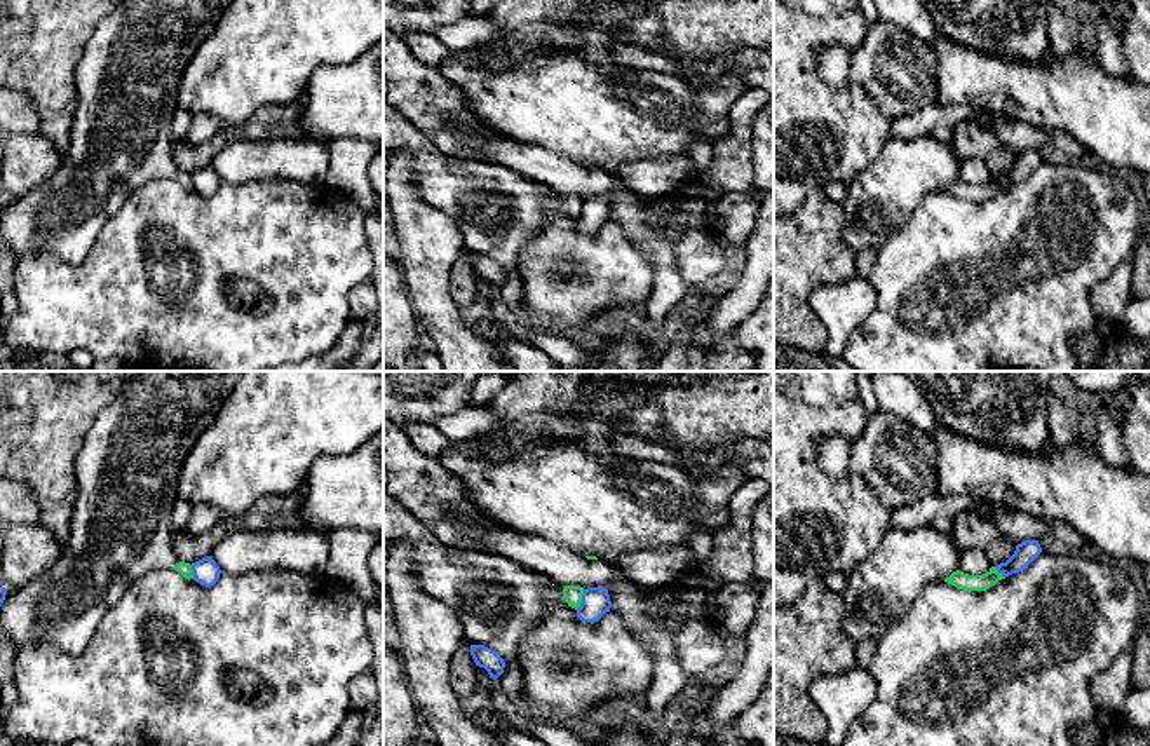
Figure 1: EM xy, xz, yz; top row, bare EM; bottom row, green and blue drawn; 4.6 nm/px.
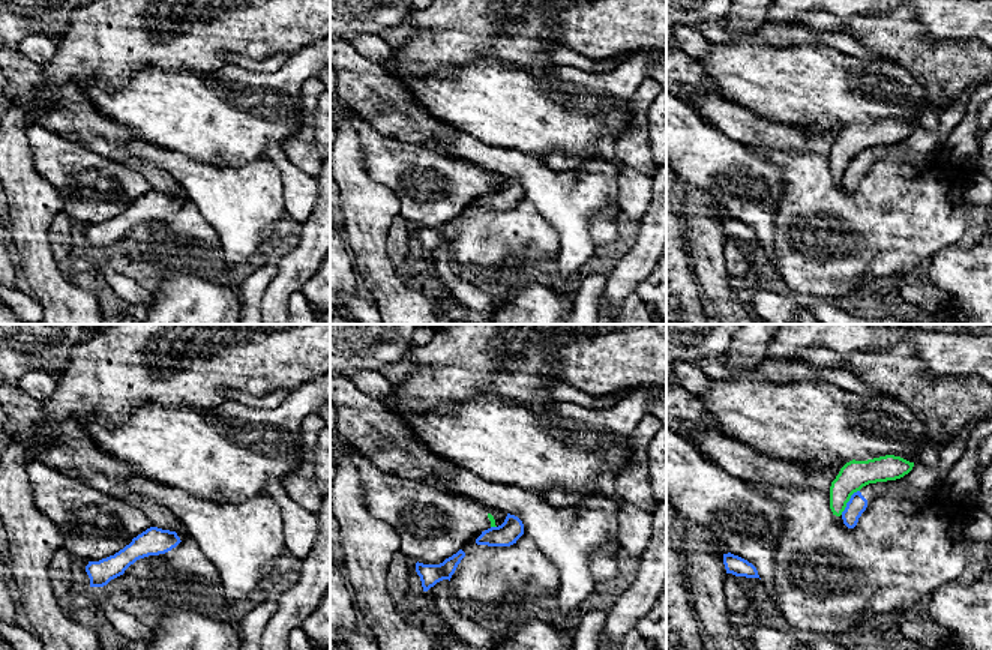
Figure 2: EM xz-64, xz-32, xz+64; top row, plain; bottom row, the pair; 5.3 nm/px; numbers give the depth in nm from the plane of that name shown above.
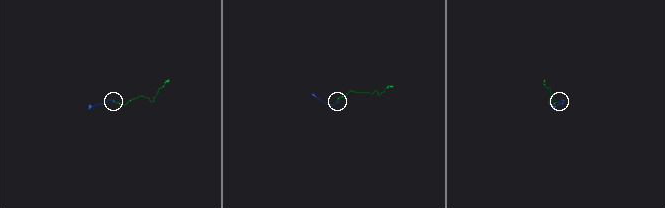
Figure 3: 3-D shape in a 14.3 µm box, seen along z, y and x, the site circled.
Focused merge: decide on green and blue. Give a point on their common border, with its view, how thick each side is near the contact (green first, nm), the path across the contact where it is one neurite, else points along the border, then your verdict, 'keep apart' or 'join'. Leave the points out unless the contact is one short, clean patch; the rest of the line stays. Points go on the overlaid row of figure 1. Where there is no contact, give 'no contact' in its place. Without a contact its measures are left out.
xz (581, 600) | 80/130 nm | along xz (584, 590), (582, 602), (575, 609) | keep apart

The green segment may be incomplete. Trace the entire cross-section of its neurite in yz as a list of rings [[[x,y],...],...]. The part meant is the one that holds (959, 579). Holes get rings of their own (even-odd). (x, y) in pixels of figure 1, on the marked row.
[[[991,566],[983,575],[969,575],[960,570],[953,572],[944,582],[965,589],[965,591],[986,591],[998,580],[1005,579],[1002,573],[997,572],[997,566]]]

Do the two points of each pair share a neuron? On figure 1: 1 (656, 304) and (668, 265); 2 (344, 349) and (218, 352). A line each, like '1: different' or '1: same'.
1: same
2: different

